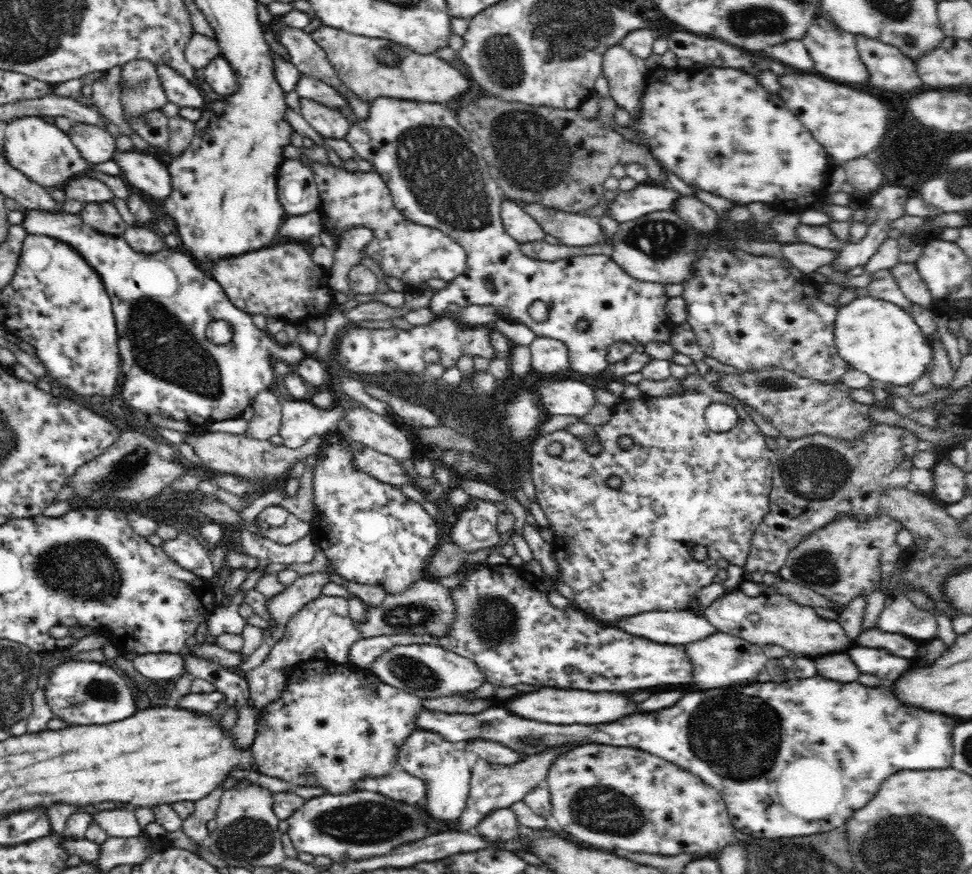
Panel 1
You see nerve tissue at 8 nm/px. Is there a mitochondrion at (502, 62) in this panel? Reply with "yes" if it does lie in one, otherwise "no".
yes

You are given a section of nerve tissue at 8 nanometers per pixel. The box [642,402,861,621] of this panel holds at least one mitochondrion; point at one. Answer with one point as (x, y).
(812, 471)

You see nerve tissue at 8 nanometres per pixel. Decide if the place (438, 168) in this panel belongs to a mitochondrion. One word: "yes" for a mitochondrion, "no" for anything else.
yes

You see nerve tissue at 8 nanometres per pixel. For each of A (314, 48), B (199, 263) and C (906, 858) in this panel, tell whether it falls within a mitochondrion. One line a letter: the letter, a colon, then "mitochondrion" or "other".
A: other
B: other
C: mitochondrion

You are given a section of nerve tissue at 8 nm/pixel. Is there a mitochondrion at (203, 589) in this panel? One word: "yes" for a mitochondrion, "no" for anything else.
no

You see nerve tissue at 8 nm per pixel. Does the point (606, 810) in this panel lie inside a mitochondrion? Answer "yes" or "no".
yes

